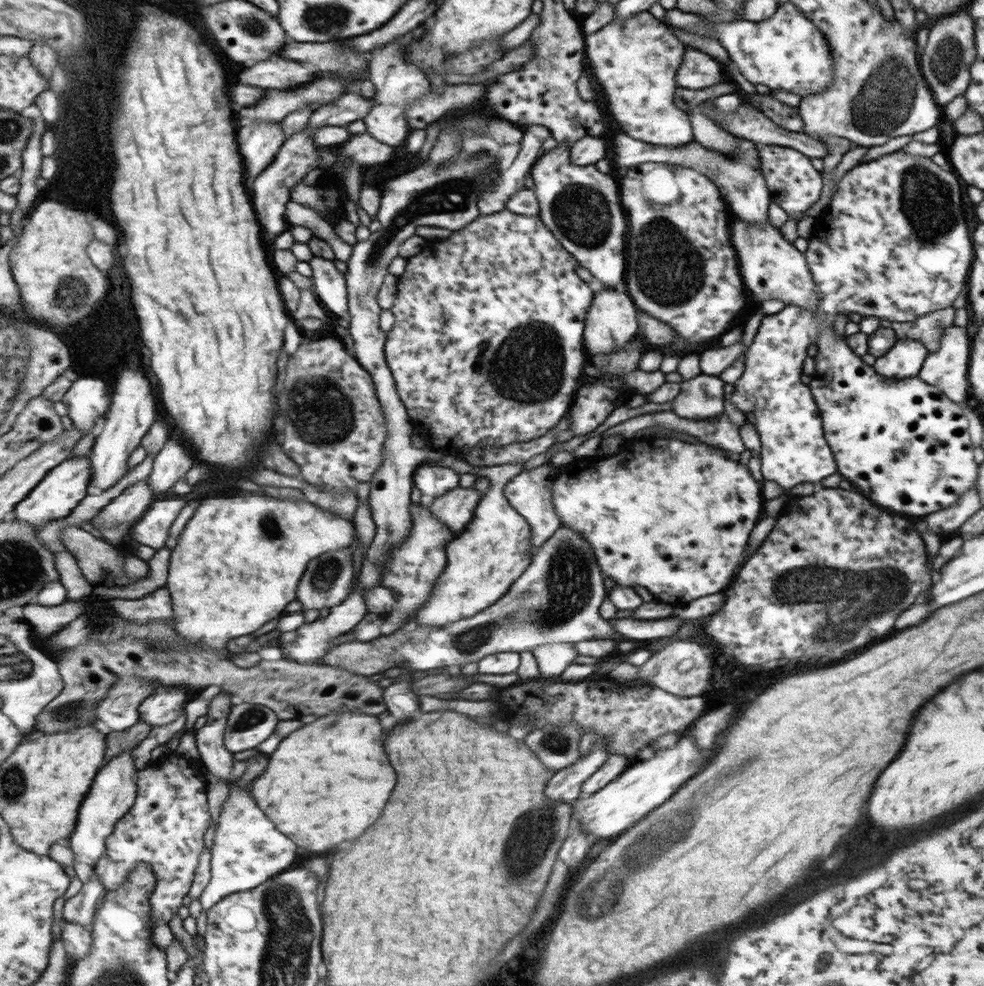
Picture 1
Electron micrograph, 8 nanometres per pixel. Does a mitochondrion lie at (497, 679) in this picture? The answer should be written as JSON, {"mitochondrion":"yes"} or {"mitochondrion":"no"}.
{"mitochondrion":"no"}

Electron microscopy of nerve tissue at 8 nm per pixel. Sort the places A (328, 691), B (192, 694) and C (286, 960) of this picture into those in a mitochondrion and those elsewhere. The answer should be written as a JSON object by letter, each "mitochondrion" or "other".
{"A":"other","B":"other","C":"mitochondrion"}

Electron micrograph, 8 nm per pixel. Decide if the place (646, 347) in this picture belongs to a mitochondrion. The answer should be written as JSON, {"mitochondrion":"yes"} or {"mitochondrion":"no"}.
{"mitochondrion":"no"}

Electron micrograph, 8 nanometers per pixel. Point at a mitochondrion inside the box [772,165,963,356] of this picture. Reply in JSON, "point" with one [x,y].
{"point":[933,326]}

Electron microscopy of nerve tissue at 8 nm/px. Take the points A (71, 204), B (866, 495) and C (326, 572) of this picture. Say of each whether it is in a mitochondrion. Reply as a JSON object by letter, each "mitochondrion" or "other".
{"A":"other","B":"other","C":"mitochondrion"}

